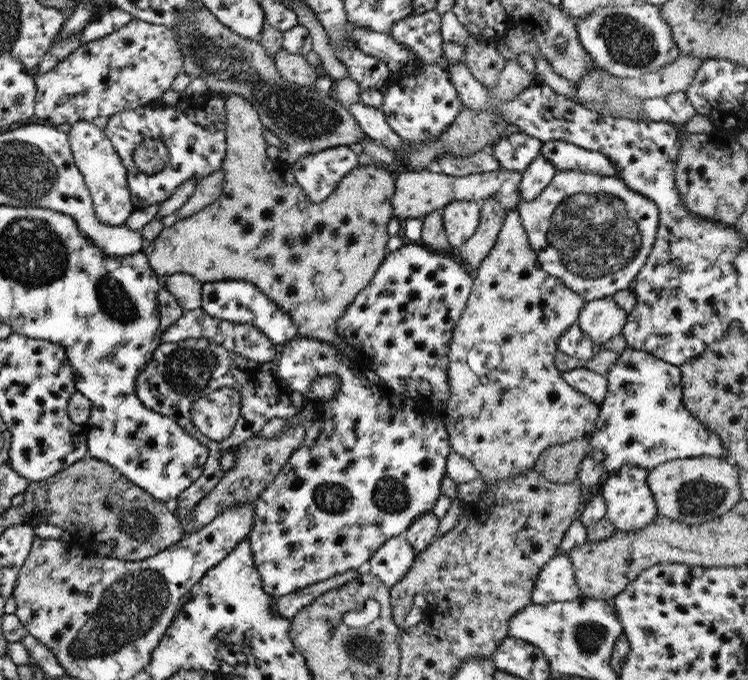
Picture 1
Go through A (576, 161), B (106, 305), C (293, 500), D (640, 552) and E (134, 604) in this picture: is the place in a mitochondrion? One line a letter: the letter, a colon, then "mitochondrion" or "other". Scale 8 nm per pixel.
A: other
B: mitochondrion
C: other
D: other
E: mitochondrion

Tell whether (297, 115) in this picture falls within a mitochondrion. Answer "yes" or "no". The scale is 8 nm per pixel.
yes

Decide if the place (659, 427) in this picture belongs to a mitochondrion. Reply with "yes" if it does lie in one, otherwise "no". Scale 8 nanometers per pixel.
no

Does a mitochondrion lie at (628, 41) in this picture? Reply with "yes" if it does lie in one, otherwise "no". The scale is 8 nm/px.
yes

